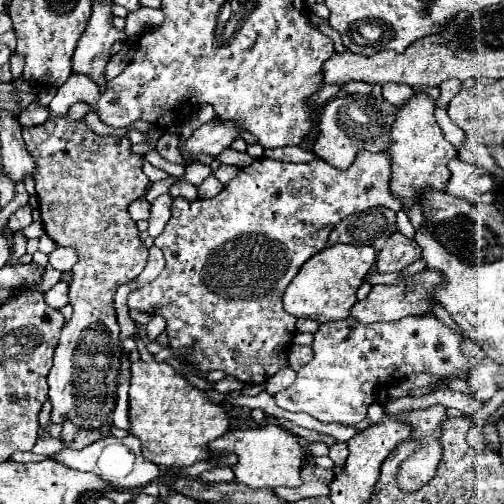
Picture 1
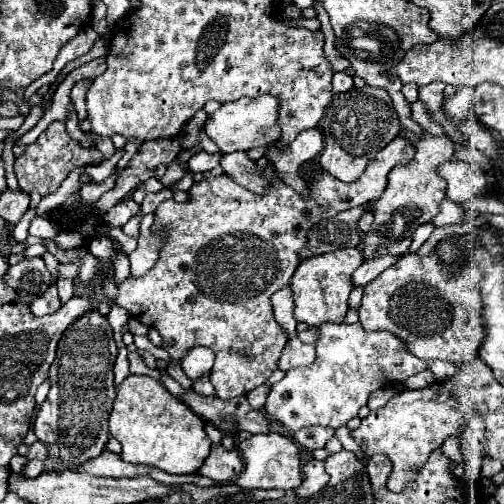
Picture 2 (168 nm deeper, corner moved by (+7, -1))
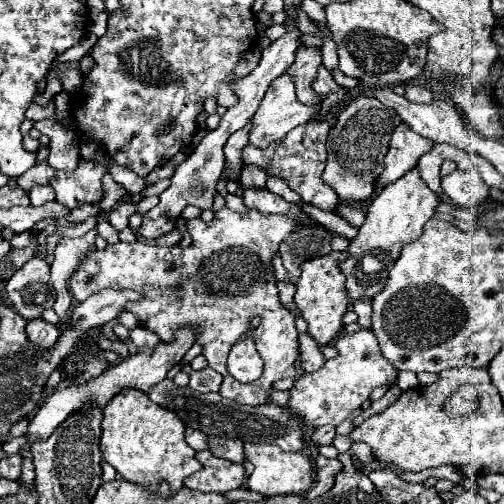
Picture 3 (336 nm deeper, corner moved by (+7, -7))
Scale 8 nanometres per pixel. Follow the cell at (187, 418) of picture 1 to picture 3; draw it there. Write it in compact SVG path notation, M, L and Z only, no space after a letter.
M125 388L125 392L119 392L113 396L113 400L107 402L103 414L103 460L115 466L119 476L125 480L143 484L149 490L155 490L159 480L167 480L171 484L171 494L175 494L187 476L201 470L201 464L195 458L195 450L185 442L183 420L163 406L151 402L145 392Z

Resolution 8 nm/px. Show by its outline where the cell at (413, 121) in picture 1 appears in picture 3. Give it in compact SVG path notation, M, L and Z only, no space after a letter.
M419 168L409 170L397 182L385 186L369 204L367 220L359 228L359 234L349 242L349 260L341 266L347 276L347 294L349 300L357 300L357 296L375 296L381 292L391 266L397 262L401 248L405 244L415 242L423 234L425 222L435 214L439 204L437 194L427 186L421 178Z

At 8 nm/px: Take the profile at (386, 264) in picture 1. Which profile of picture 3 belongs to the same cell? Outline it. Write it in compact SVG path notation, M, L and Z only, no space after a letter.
M359 298L353 302L353 310L359 316L359 324L363 328L371 326L371 298Z

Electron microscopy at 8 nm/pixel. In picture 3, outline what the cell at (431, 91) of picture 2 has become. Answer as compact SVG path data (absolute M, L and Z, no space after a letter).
M409 86L405 88L405 98L409 98L411 102L419 102L419 104L425 104L425 102L431 102L433 100L433 92L431 90L425 90L421 86Z

